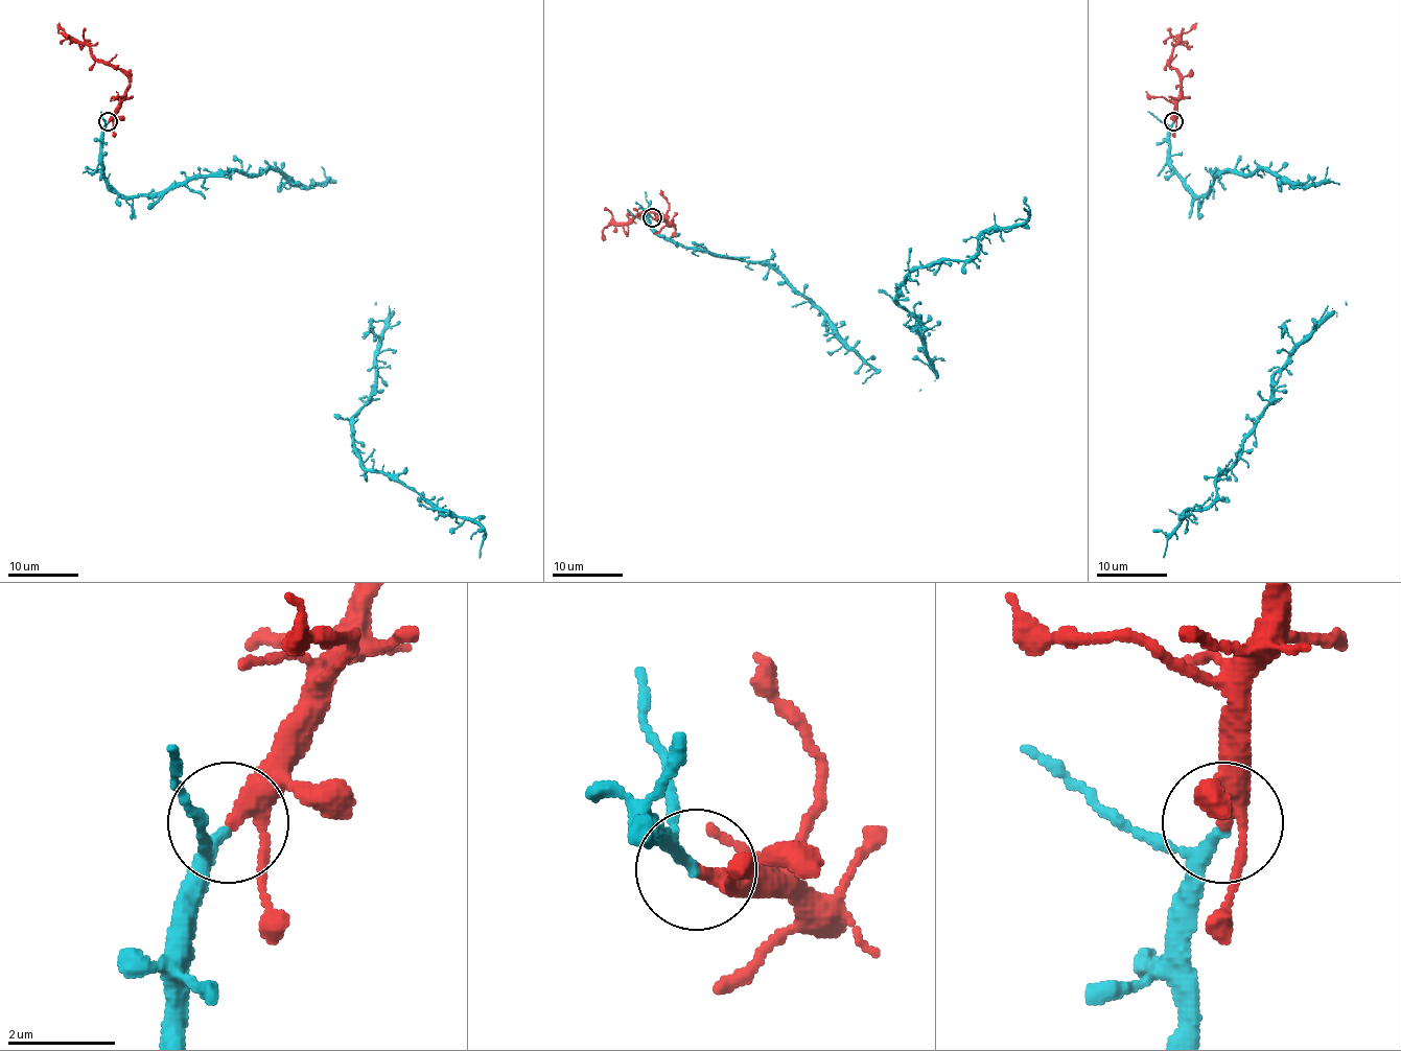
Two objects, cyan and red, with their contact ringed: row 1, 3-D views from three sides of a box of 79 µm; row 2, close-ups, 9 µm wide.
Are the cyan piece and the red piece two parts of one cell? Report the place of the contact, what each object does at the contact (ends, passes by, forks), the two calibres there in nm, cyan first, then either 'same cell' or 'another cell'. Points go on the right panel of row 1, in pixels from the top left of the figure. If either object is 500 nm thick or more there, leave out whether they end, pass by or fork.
at (1173, 121); cyan passes by; red passes by; 190 nm thick on the cyan side, 280 nm on the other; same cell

